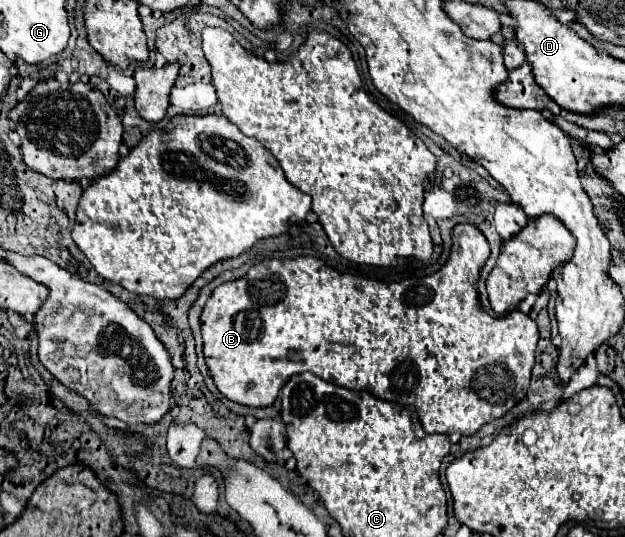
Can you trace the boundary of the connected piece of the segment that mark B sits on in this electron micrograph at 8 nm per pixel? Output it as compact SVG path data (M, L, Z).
M460 223L452 229L452 251L450 251L446 265L440 271L436 271L434 275L428 275L428 277L392 281L388 285L382 281L366 279L366 277L352 277L352 275L336 273L330 267L322 265L322 261L316 257L298 257L298 259L288 259L288 261L270 259L270 261L258 263L242 279L218 285L212 291L208 303L202 311L200 321L202 321L202 337L204 337L204 357L206 357L210 375L214 379L214 385L230 401L236 401L236 403L242 403L248 407L268 407L276 401L276 397L288 377L310 371L316 377L322 377L324 381L330 381L334 385L340 385L340 387L346 387L352 391L368 391L368 393L376 395L378 399L416 407L420 423L426 433L474 435L482 425L502 417L504 413L508 413L516 403L520 403L526 397L526 391L530 385L530 371L532 371L534 359L536 359L536 343L538 343L538 327L526 313L516 309L516 311L510 311L508 315L492 317L480 305L478 291L474 289L474 285L476 285L480 269L484 267L488 257L490 257L490 247L488 247L484 233L476 225Z

